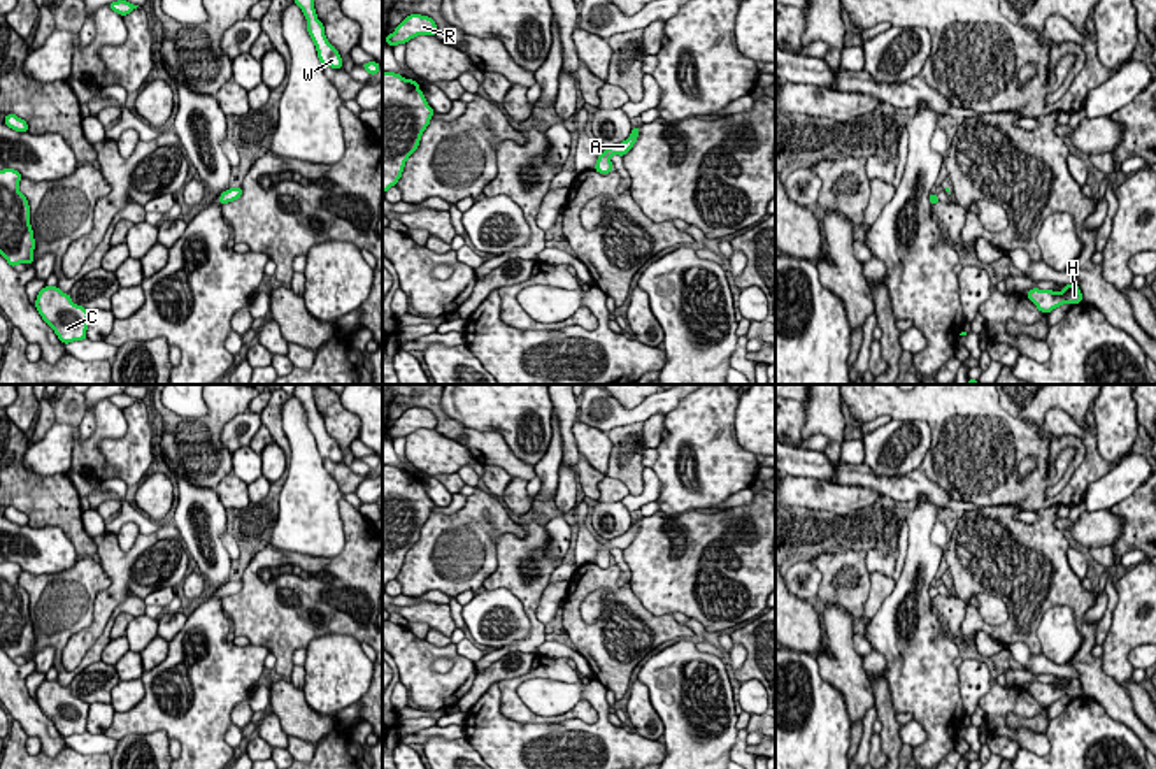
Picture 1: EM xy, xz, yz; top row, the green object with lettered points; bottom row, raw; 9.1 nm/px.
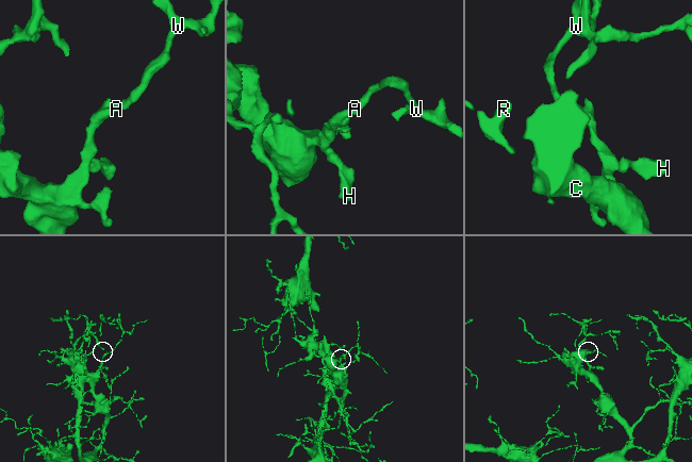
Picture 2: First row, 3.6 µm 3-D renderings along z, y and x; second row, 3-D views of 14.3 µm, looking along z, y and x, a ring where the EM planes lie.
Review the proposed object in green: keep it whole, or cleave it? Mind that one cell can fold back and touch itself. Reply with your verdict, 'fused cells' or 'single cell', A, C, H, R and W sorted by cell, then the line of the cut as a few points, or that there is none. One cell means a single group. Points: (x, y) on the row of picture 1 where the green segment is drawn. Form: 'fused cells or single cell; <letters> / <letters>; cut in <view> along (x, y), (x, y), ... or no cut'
single cell; A C H R W; no cut

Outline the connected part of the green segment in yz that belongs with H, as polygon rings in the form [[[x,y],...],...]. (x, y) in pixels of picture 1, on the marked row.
[[[1065,284],[1063,291],[1033,288],[1026,295],[1037,305],[1040,313],[1047,313],[1047,314],[1053,309],[1060,307],[1061,304],[1075,305],[1082,302],[1081,288],[1075,284]]]

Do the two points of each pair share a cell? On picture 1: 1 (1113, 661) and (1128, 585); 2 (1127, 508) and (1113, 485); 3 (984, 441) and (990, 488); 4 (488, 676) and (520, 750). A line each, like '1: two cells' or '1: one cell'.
1: one cell
2: two cells
3: one cell
4: two cells

